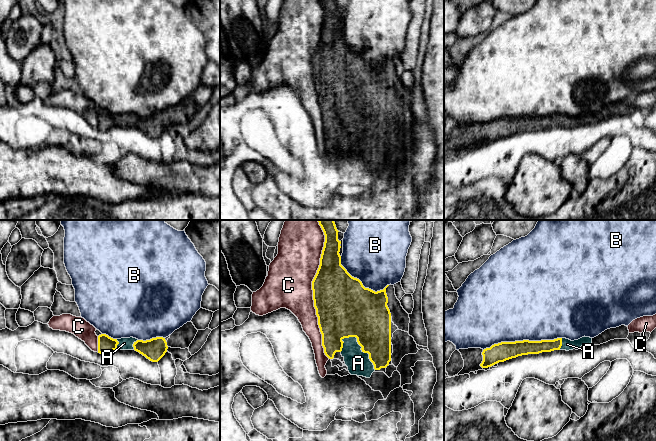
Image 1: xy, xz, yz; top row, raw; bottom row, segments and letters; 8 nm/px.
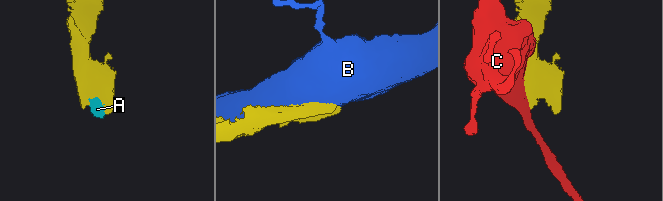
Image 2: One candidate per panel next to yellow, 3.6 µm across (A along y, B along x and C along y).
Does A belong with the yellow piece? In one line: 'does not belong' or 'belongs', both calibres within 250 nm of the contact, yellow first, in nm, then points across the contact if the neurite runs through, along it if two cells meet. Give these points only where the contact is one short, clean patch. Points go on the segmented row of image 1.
belongs | 380/190 nm | across xz (364, 315), (361, 346), (361, 360), (358, 363)

